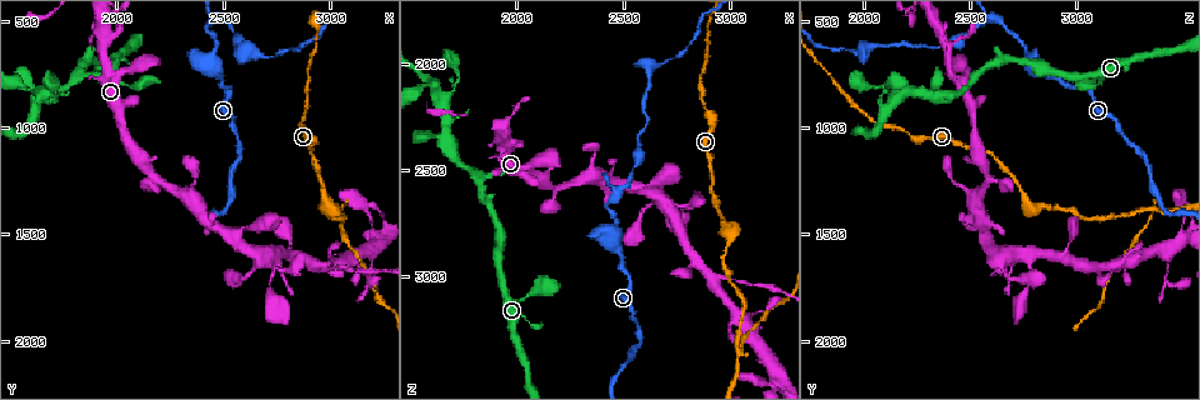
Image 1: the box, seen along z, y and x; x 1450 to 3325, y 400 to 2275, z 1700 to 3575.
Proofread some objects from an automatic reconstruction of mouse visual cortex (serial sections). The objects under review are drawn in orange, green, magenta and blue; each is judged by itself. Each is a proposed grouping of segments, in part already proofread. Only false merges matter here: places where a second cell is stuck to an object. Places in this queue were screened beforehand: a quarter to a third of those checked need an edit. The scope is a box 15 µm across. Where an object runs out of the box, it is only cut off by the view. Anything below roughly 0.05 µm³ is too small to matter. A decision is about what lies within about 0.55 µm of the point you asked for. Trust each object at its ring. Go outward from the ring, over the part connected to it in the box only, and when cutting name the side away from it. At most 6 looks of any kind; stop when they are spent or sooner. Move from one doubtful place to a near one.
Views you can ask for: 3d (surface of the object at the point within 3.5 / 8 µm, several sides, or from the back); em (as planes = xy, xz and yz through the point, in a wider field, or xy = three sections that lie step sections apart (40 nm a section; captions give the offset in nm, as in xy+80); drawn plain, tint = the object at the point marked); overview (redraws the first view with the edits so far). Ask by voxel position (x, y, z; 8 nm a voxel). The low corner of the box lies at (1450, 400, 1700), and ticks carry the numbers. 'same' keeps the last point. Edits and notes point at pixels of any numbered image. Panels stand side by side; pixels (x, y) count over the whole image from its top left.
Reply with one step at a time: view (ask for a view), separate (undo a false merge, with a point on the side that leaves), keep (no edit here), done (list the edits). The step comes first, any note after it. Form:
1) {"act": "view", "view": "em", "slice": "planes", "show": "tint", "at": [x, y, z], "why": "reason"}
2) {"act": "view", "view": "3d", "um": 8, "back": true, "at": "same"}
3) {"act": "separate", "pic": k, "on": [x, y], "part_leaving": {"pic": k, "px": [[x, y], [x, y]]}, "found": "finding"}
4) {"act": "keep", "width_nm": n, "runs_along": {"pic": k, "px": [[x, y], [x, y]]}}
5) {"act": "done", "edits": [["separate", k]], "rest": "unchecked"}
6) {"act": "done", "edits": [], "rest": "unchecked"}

{"act": "view", "view": "3d", "um": 3.5, "at": [2460, 620, 2760], "why": "thick turns thin"}

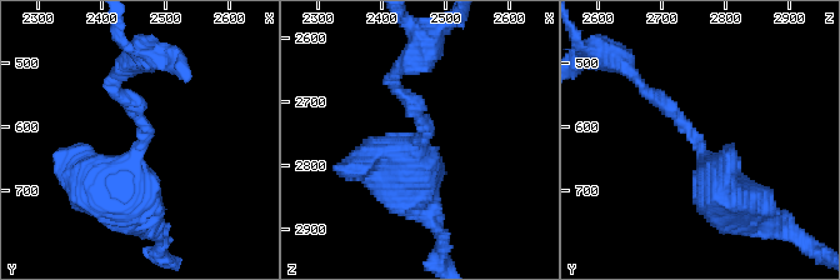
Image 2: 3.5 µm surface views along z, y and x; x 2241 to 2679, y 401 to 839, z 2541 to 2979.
{"act": "view", "view": "em", "slice": "planes", "show": "tint", "at": [2470, 615, 2750]}

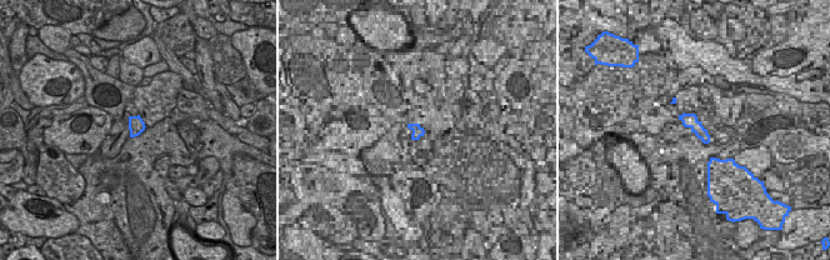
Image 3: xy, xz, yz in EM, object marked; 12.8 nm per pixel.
{"act": "view", "view": "em", "slice": "xy", "step": 2, "show": "tint", "at": "same", "why": "cut it another way"}

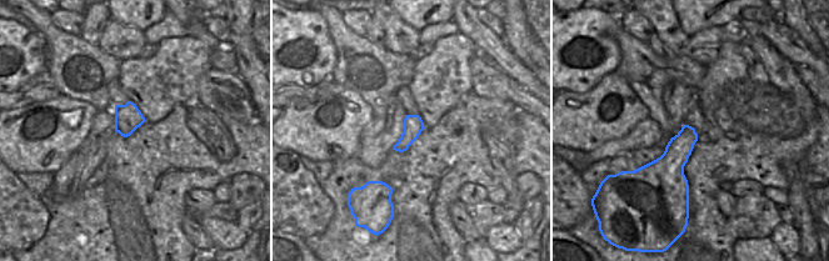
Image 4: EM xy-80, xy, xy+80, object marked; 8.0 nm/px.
{"act": "keep", "width_nm": 160, "runs_along": {"pic": 2, "px": [[736, 204], [701, 143], [640, 85]]}, "found": "continuous, no second cell"}

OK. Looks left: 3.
{"act": "view", "view": "em", "slice": "planes", "show": "tint", "at": [2920, 1640, 3030], "why": "three-way junction"}

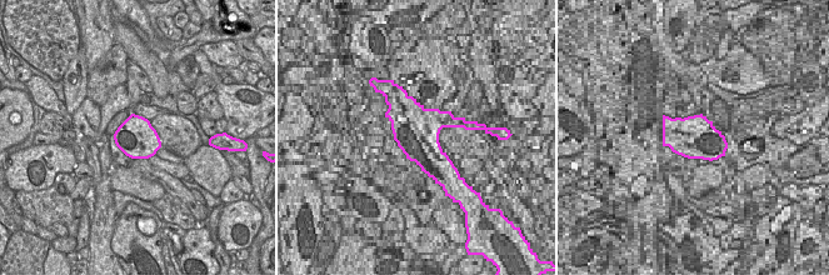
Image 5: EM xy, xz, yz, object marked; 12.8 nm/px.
{"act": "view", "view": "3d", "um": 3.5, "at": "same"}

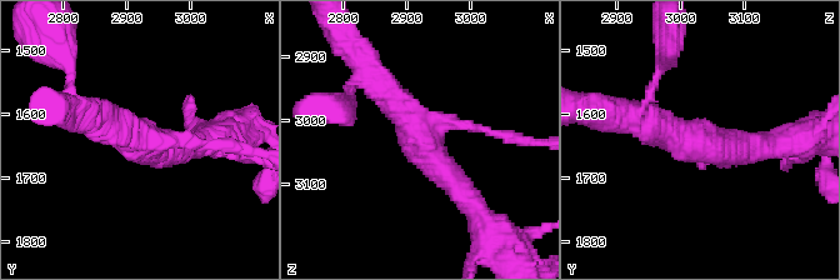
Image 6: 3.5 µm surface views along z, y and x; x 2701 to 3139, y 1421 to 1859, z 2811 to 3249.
{"act": "keep", "arm_widths_nm": [150, 350, 400], "runs_along": {"pic": 6, "px": [[371, 74], [468, 199]]}, "found": "one cell here"}

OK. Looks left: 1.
{"act": "done", "edits": [], "rest": "unchecked"}

